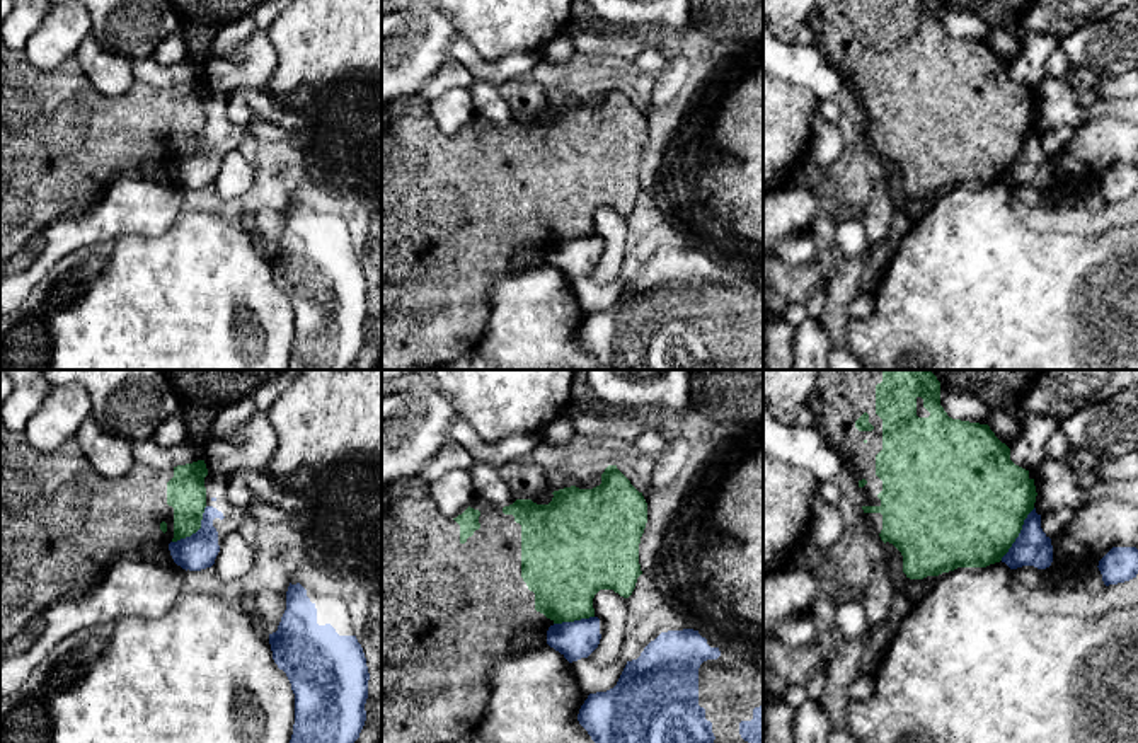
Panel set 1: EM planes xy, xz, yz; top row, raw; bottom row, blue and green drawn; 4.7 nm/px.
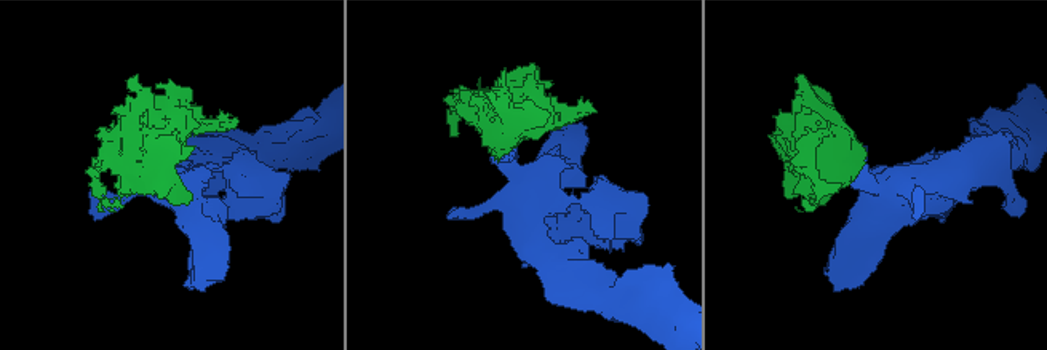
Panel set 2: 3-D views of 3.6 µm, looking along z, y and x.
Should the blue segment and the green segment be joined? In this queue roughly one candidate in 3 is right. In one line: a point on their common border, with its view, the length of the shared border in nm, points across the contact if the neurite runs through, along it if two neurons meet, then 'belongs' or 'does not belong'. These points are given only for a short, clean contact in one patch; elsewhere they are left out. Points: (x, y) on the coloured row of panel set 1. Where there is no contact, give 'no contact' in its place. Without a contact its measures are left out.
contact yz (1019, 534); length 300 nm; border yz (1034, 508), (1000, 559); does not belong

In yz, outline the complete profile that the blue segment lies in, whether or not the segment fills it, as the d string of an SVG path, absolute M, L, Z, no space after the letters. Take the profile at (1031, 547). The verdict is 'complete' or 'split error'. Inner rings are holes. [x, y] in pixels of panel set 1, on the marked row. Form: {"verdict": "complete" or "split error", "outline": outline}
{"verdict": "complete", "outline": "M1036 508L1024 520L1022 530L1009 552L1002 557L1010 569L1034 566L1046 569L1053 562L1051 539L1041 528L1041 515Z"}

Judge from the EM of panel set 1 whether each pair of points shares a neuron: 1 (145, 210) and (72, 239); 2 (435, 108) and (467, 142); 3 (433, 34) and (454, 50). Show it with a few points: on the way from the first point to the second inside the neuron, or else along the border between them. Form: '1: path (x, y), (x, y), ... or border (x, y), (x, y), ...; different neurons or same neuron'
1: path (126, 210), (91, 227); same neuron
2: border (428, 113), (448, 135), (457, 135), (469, 125); different neurons
3: border (462, 36), (448, 45), (447, 55); different neurons

